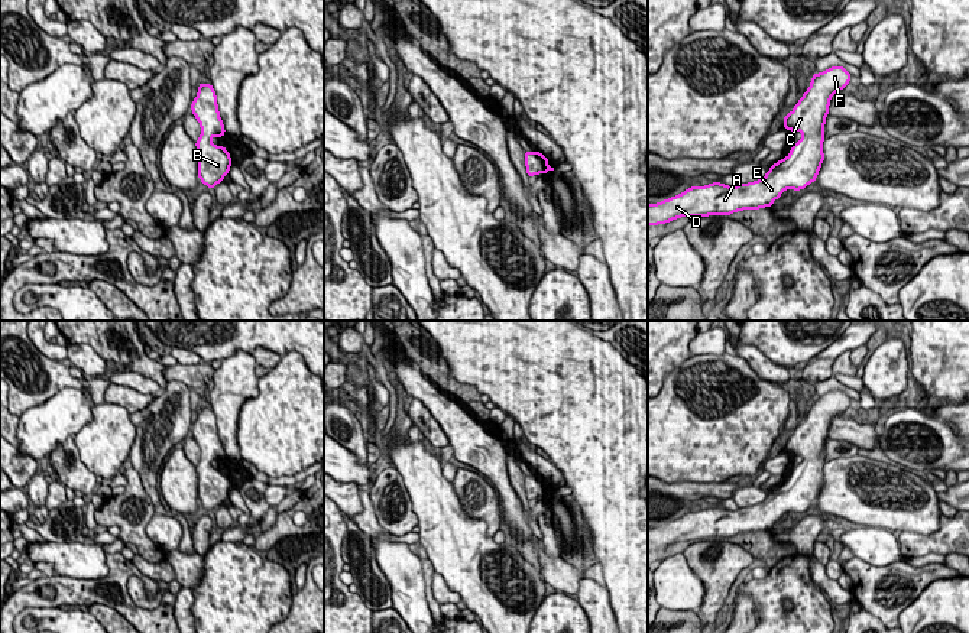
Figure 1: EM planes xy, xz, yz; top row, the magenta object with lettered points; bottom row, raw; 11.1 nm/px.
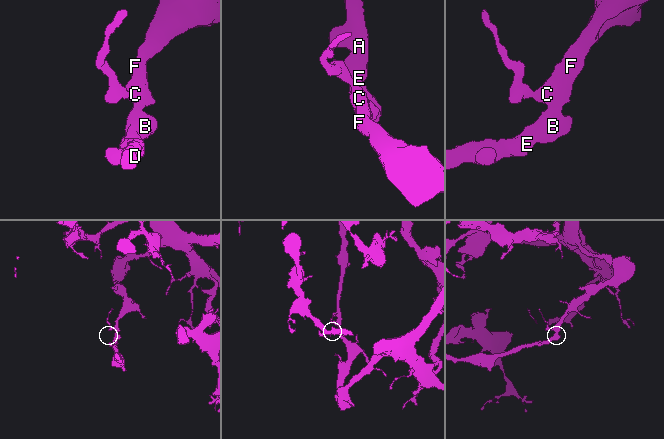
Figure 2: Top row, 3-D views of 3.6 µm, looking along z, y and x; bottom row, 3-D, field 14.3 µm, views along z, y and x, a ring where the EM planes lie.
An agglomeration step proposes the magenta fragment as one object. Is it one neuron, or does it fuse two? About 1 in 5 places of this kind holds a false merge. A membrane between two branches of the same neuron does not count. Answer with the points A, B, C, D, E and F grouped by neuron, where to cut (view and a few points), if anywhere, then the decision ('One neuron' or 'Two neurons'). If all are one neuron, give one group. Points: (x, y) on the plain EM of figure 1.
Groups: A B C D E F. No split. One neuron

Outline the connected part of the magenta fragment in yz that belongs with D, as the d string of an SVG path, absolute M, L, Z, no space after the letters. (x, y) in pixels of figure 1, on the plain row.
M843 390L813 397L808 413L782 445L787 454L801 455L803 462L762 503L738 510L720 506L694 509L670 523L648 528L648 549L665 548L680 541L730 539L742 533L772 530L785 513L806 513L816 504L824 484L824 447L832 419L840 416L849 405L850 397Z

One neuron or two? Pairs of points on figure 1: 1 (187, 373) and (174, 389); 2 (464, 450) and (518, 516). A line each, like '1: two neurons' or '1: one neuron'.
1: two neurons
2: one neuron

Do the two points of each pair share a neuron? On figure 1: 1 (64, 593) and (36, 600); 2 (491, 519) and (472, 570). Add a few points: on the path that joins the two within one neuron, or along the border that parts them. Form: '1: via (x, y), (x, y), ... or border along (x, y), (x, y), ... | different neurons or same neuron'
1: via (57, 600), (44, 601) | same neuron
2: border along (462, 506), (486, 523), (492, 538) | different neurons

